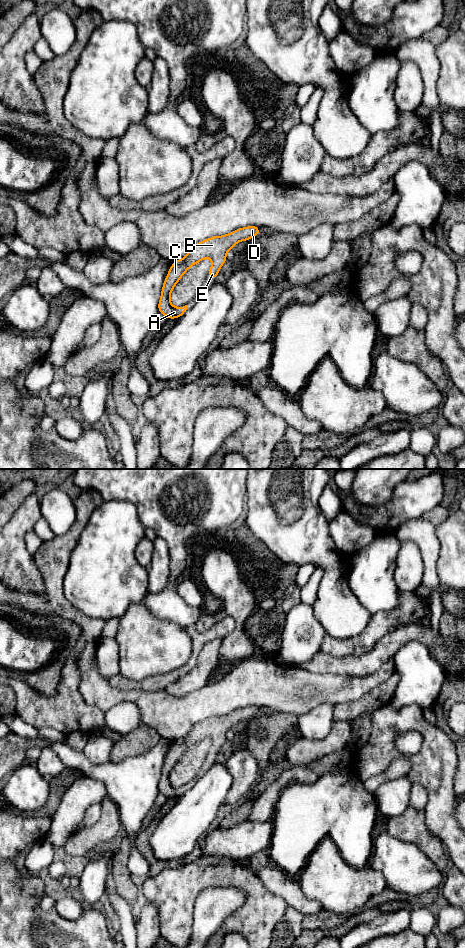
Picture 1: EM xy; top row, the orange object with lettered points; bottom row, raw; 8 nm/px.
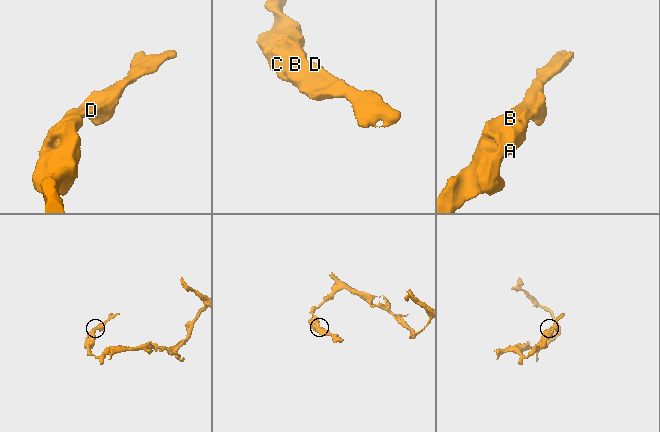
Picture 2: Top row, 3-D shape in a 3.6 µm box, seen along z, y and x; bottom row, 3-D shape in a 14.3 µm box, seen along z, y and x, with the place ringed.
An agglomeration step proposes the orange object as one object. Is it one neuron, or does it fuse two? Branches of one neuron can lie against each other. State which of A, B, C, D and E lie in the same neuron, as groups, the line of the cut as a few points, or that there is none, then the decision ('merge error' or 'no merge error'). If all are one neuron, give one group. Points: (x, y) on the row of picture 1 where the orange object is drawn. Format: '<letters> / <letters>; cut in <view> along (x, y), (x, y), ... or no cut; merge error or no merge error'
A B C D E; no cut; no merge error

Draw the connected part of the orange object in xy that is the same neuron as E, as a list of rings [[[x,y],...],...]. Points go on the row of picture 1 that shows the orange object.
[[[257,226],[239,228],[224,236],[214,236],[197,243],[189,253],[181,260],[174,261],[162,287],[162,293],[158,304],[158,311],[168,319],[181,317],[187,310],[188,305],[176,308],[170,303],[170,294],[183,274],[194,264],[209,257],[212,259],[212,266],[208,276],[216,280],[221,266],[227,261],[226,253],[232,247],[244,240],[250,240],[261,233]]]

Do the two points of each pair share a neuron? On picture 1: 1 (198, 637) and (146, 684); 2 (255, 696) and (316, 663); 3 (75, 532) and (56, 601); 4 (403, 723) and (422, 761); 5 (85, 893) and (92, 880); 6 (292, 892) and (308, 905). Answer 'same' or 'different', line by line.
1: same
2: different
3: same
4: same
5: same
6: same

